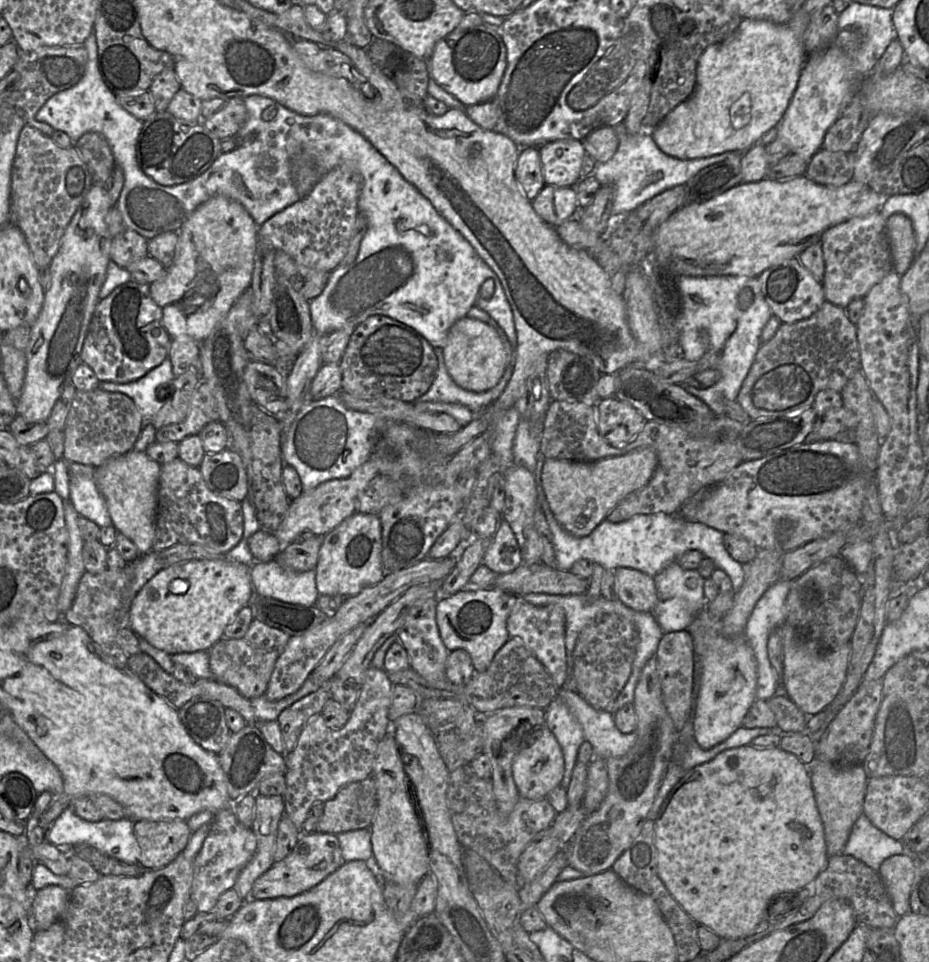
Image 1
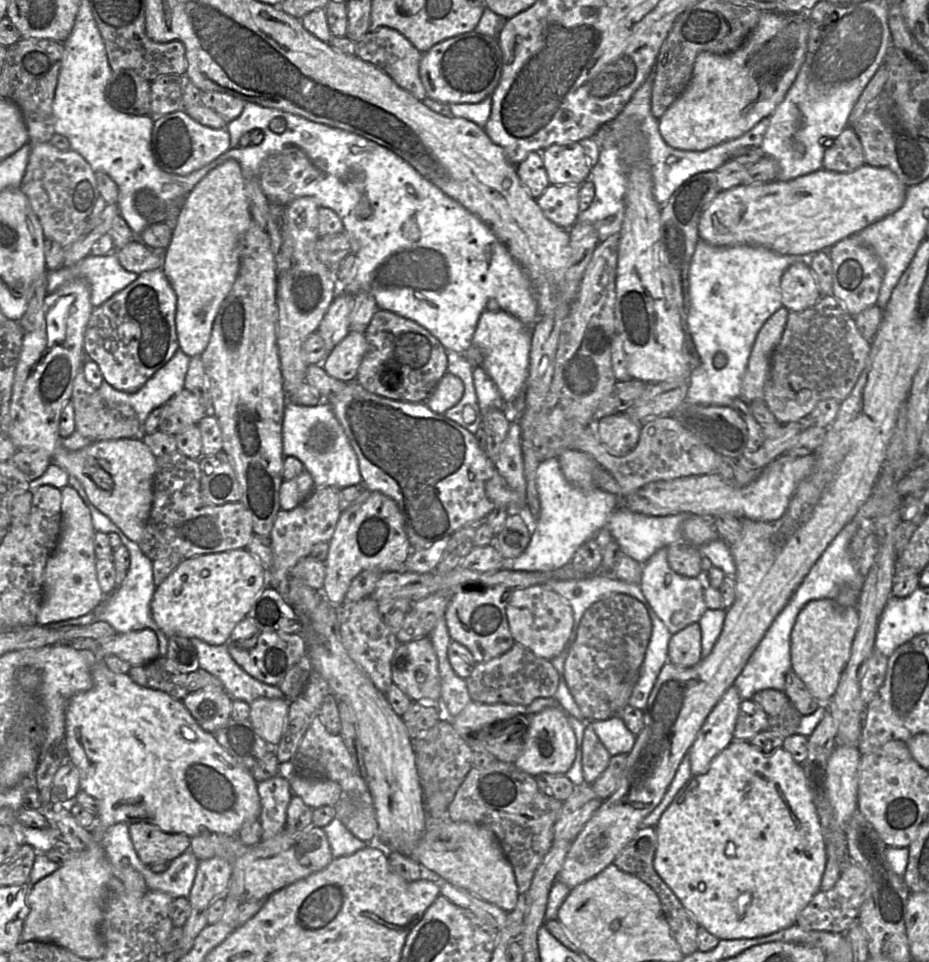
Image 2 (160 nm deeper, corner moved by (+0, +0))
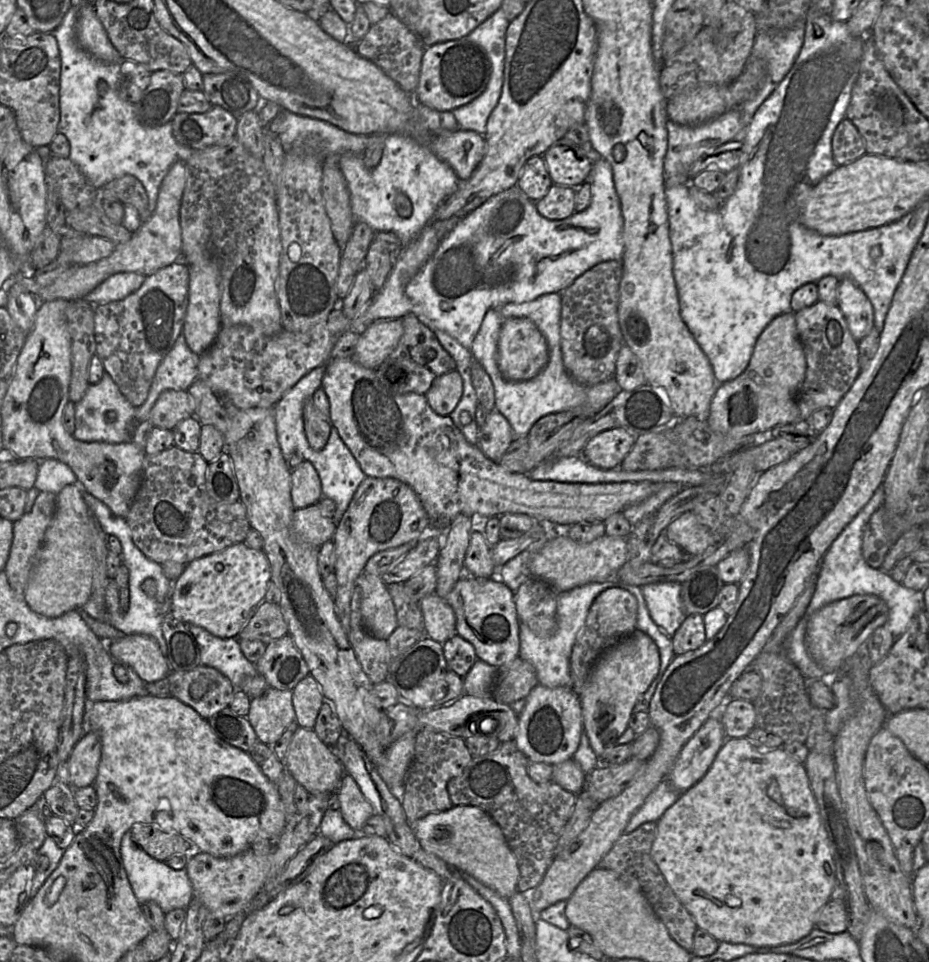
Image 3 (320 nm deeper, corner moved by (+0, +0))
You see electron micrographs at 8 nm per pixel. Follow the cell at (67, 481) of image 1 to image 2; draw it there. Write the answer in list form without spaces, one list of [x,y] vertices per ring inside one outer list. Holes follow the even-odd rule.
[[[69,475],[68,485],[74,488],[86,506],[89,508],[92,524],[97,532],[116,533],[123,545],[129,550],[131,557],[131,565],[128,574],[121,586],[117,587],[93,612],[95,612],[95,621],[108,622],[117,633],[126,633],[142,629],[151,629],[158,636],[159,654],[166,657],[168,652],[168,636],[159,628],[151,614],[151,602],[156,590],[153,579],[153,561],[148,558],[136,542],[131,541],[126,535],[102,512],[100,512],[89,500],[82,484],[74,476]]]

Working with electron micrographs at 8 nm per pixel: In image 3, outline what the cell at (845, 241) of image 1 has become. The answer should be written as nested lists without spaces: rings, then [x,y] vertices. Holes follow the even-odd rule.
[[[849,278],[839,280],[836,305],[842,312],[853,338],[859,342],[874,327],[873,307],[861,290]]]

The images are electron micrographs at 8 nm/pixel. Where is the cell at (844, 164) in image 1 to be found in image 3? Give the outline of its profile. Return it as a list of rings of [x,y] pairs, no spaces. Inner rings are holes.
[[[848,118],[843,119],[834,132],[832,153],[838,166],[851,163],[866,153],[863,137]]]

